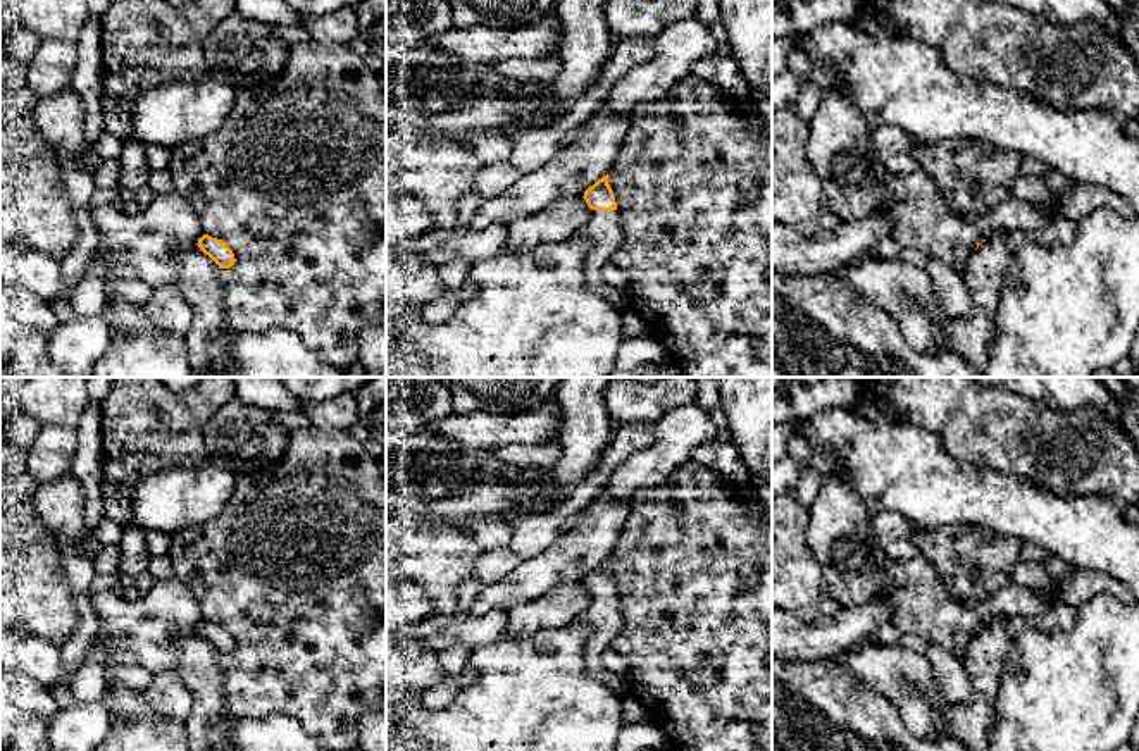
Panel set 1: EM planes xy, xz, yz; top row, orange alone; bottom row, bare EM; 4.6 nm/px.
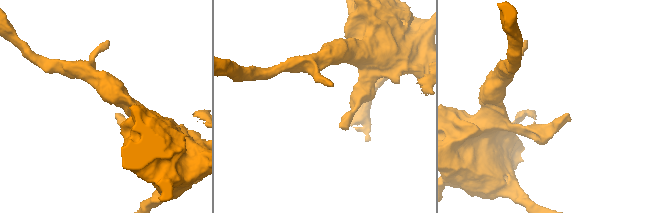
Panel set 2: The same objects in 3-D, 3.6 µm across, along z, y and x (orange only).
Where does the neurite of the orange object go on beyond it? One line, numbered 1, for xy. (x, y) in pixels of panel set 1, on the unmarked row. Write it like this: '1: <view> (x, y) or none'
1: none

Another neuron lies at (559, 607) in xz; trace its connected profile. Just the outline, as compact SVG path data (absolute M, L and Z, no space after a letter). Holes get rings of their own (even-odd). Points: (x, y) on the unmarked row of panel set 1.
M563 584L543 596L512 606L507 615L503 641L522 641L550 627L567 627L589 605L591 594L584 584Z

